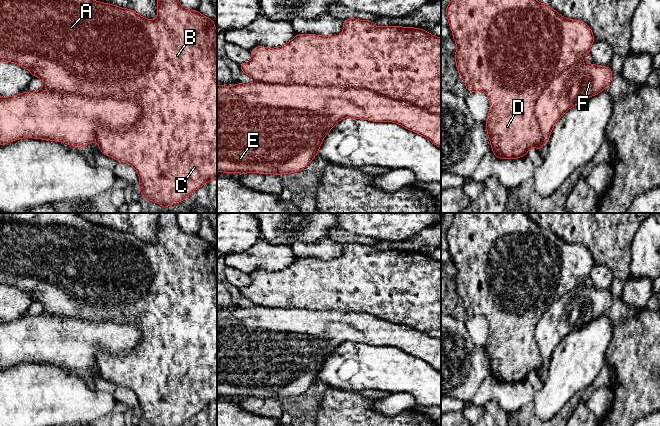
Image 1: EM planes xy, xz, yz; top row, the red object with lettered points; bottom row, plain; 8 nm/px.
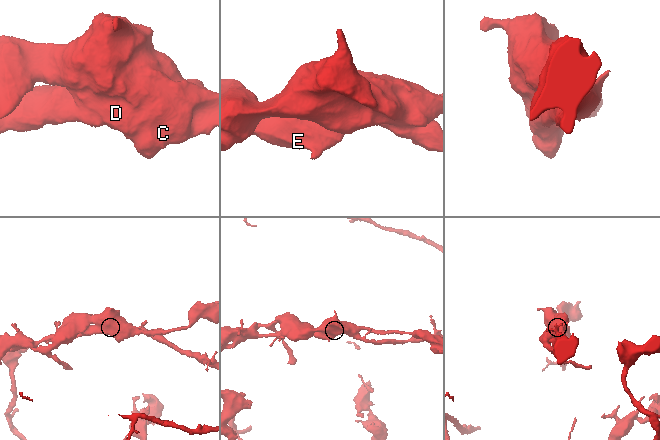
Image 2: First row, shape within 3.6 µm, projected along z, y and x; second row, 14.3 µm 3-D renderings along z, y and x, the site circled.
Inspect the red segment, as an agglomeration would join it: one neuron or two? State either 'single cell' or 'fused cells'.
fused cells

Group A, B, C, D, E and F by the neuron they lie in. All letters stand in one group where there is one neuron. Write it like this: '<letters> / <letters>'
A B C D / E F

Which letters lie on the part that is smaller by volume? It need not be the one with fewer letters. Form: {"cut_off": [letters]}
{"cut_off": ["E", "F"]}

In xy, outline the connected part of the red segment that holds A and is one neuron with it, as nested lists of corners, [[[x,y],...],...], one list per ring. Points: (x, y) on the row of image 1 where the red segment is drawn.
[[[0,0],[0,61],[8,61],[24,67],[33,77],[39,77],[43,81],[44,88],[93,98],[115,96],[136,100],[141,106],[141,116],[137,122],[131,128],[122,128],[120,130],[110,130],[105,126],[98,128],[96,133],[97,144],[104,155],[133,166],[140,179],[138,190],[143,198],[160,204],[163,210],[166,210],[167,206],[182,202],[201,186],[217,178],[217,31],[213,19],[202,15],[198,10],[186,9],[178,0],[157,0],[157,18],[150,20],[139,15],[134,10],[95,0]]]

